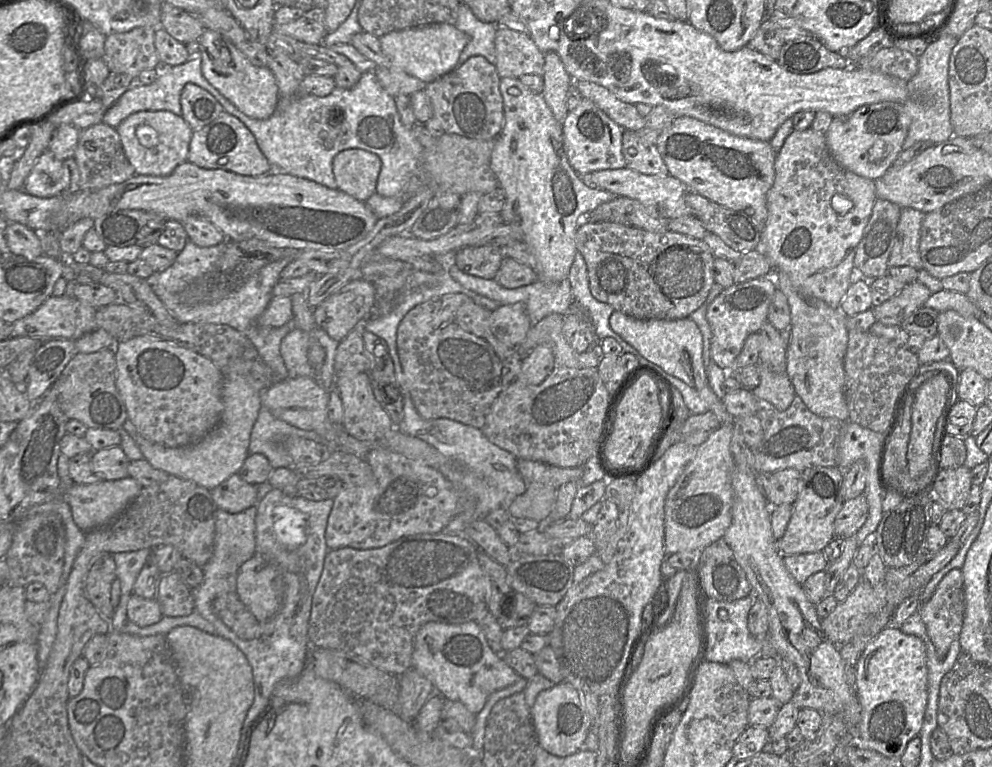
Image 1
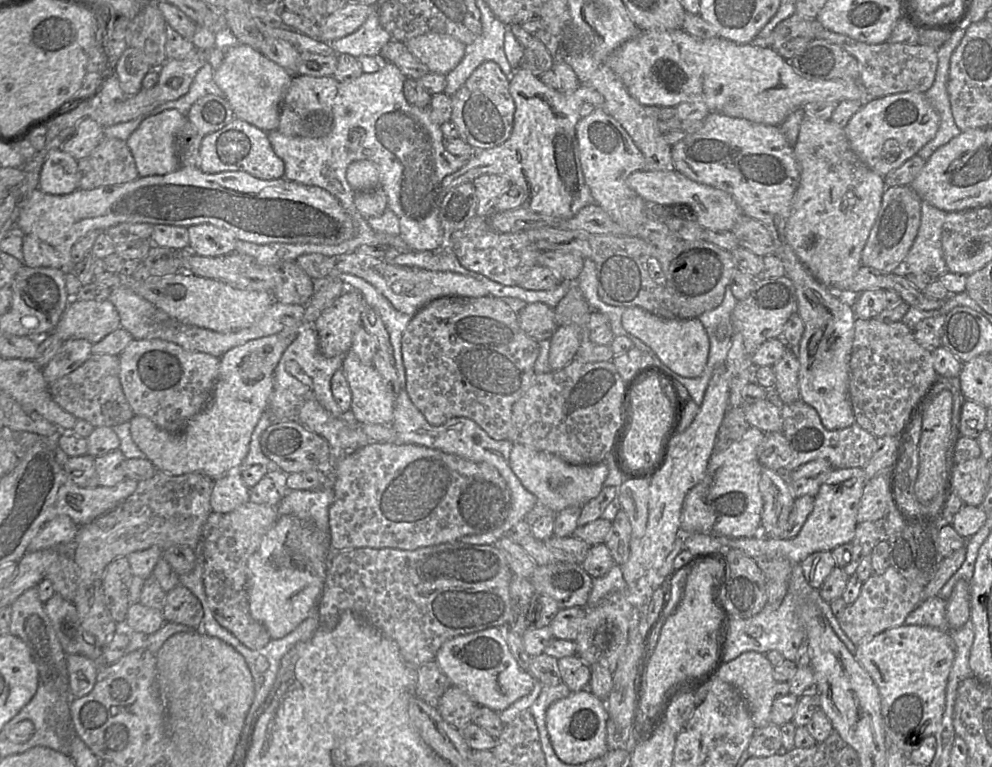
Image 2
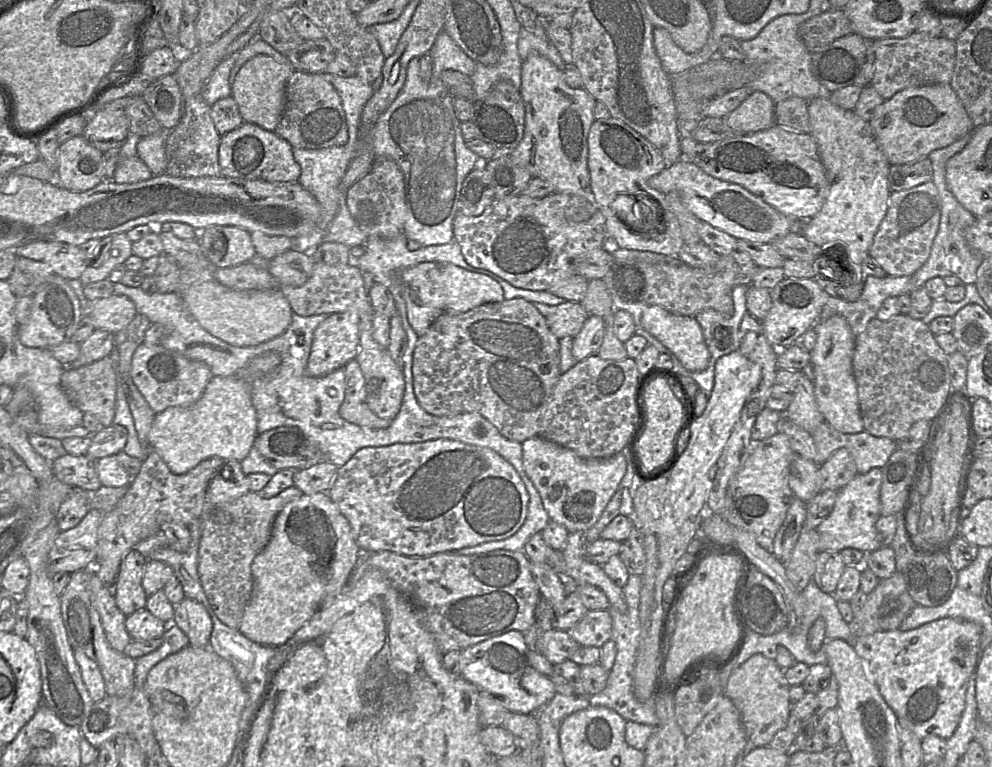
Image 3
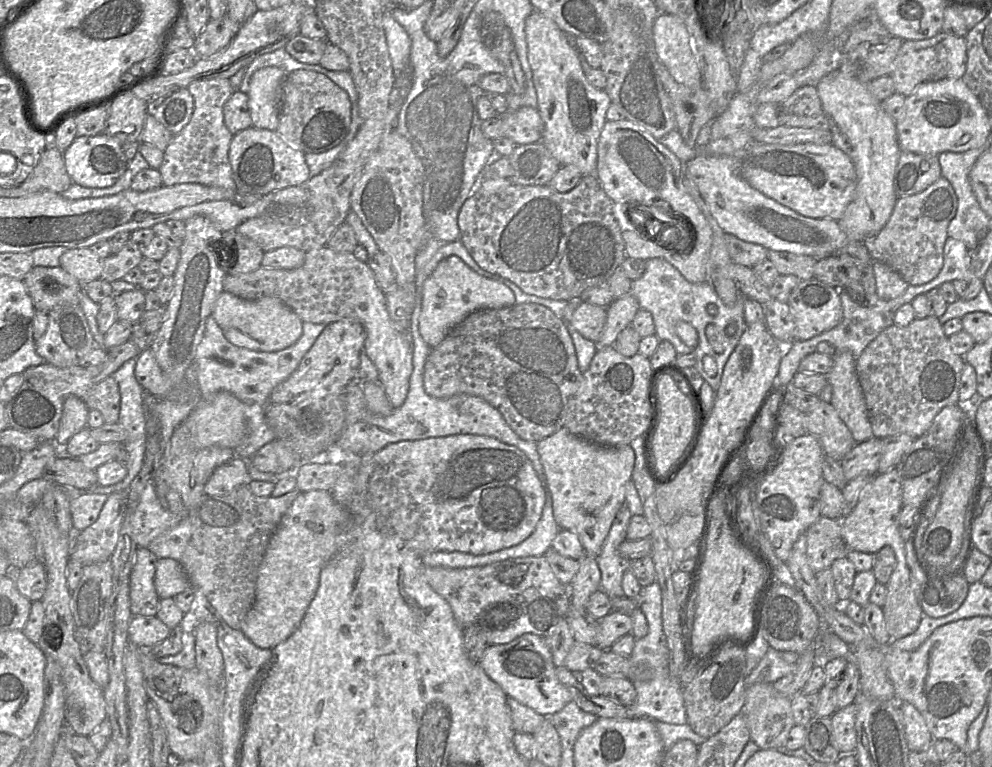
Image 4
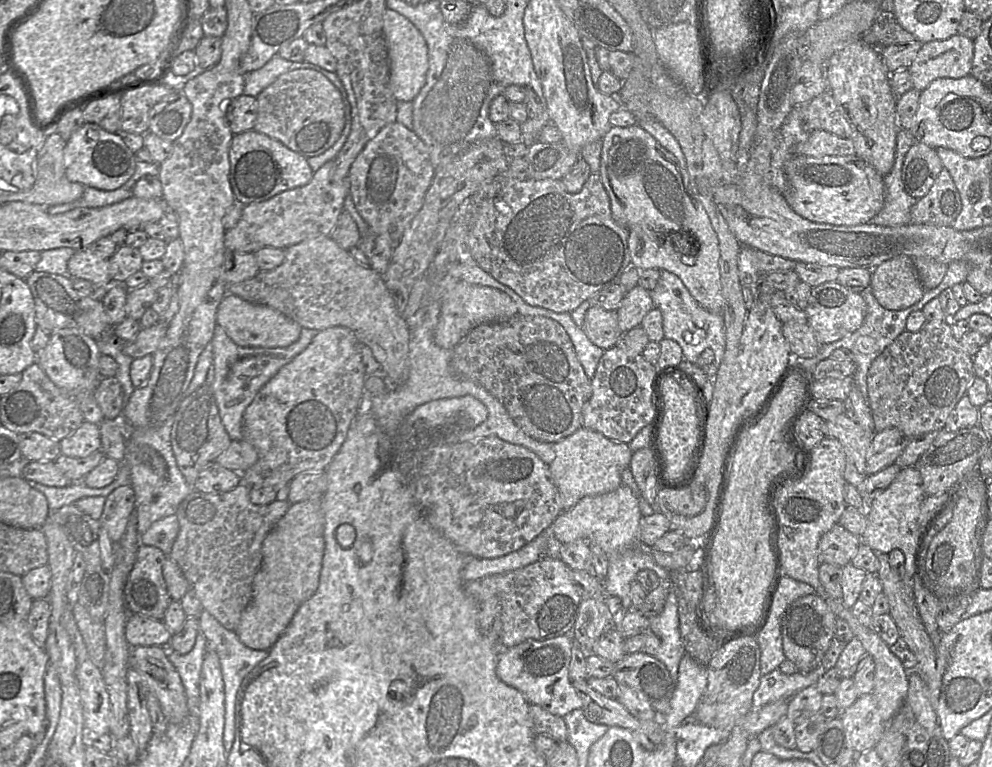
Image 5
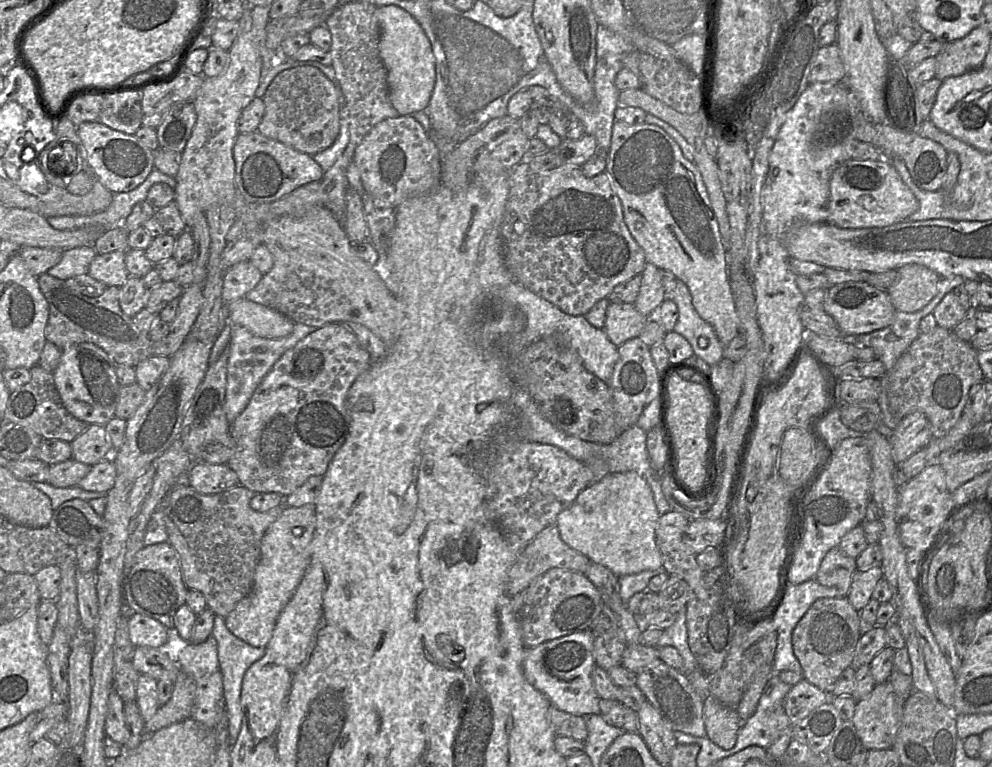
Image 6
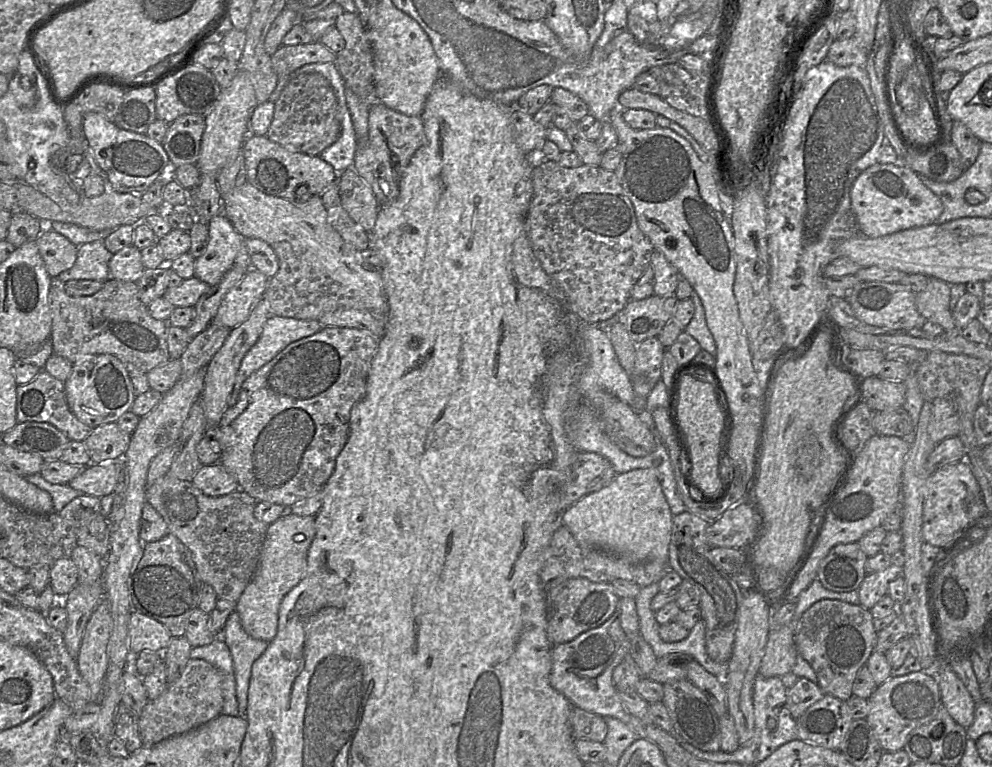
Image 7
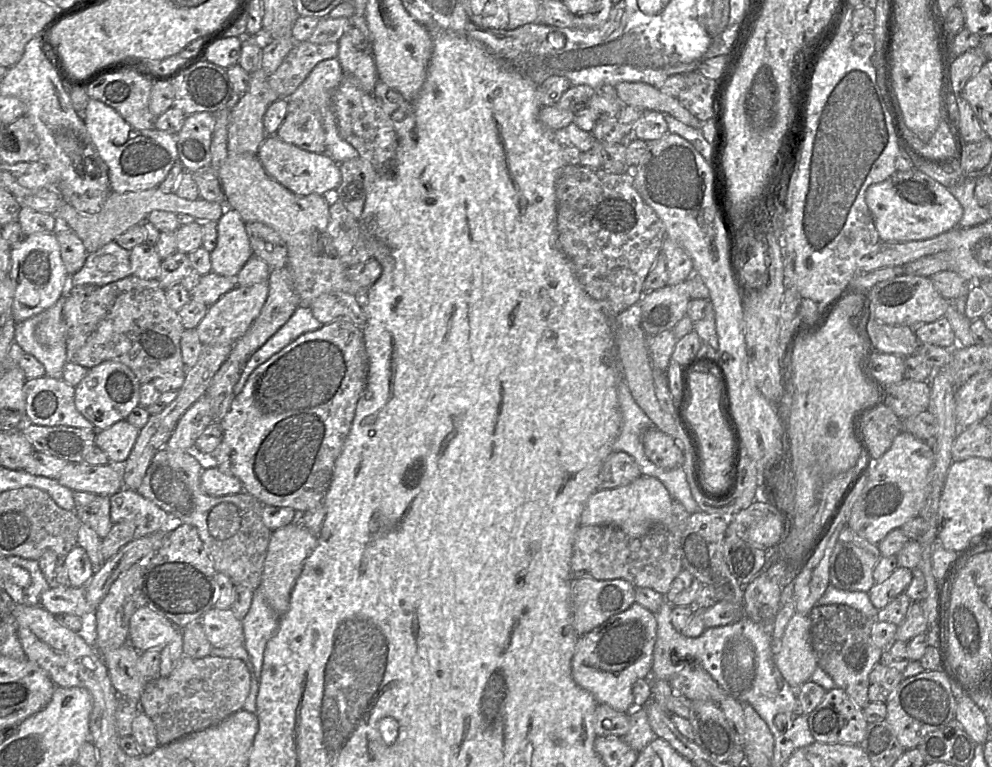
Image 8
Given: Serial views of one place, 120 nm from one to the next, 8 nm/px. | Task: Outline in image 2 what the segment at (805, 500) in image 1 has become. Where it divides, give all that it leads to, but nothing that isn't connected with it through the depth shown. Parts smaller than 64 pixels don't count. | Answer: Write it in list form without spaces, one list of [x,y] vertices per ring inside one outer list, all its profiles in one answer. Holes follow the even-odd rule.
[[[834,468],[826,481],[820,486],[814,496],[814,507],[807,517],[799,533],[790,539],[748,538],[717,535],[718,540],[730,549],[739,549],[754,561],[761,559],[786,559],[793,562],[801,562],[807,556],[818,551],[832,551],[835,547],[844,543],[850,543],[855,535],[858,525],[857,513],[863,489],[868,482],[864,468]]]

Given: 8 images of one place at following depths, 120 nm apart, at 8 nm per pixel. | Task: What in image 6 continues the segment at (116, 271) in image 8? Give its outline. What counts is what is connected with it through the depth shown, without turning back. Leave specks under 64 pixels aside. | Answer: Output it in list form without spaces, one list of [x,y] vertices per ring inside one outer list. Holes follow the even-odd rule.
[[[93,245],[64,250],[61,260],[47,271],[47,274],[61,279],[88,275],[90,263],[97,255]]]

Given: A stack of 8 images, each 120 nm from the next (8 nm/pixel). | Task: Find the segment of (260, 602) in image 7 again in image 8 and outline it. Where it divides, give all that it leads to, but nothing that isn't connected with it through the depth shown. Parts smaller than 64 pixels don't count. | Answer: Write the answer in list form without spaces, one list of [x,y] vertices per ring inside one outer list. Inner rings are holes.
[[[295,522],[273,530],[271,533],[261,583],[257,589],[262,591],[268,604],[279,617],[283,616],[289,607],[292,589],[307,558],[317,545],[317,537],[302,524],[296,524]]]

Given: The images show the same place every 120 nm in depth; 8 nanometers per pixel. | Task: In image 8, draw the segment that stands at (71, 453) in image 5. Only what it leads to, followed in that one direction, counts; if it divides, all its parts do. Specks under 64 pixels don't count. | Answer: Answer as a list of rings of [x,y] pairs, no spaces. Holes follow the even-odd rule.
[[[126,419],[118,421],[109,428],[96,432],[95,446],[107,455],[110,463],[121,466],[130,455],[139,431]]]

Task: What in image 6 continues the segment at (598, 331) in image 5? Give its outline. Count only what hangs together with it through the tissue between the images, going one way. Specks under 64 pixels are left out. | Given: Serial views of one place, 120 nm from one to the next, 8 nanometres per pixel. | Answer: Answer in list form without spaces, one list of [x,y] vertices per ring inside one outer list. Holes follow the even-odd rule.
[[[609,303],[603,331],[617,347],[638,338],[649,318],[642,315],[634,304]]]

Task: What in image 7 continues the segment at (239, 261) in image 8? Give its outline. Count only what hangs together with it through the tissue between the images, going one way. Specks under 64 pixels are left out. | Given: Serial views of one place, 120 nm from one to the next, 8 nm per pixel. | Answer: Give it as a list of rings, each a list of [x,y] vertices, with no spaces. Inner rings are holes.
[[[223,212],[211,219],[208,228],[209,242],[204,254],[195,258],[194,277],[214,286],[235,264],[245,238],[235,230]]]

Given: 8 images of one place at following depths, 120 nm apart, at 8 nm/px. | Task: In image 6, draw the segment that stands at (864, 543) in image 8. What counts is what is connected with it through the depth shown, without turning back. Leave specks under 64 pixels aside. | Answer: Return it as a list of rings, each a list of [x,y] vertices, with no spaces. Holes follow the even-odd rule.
[[[836,546],[825,555],[814,579],[822,586],[838,589],[843,595],[847,595],[856,570],[856,559]]]

